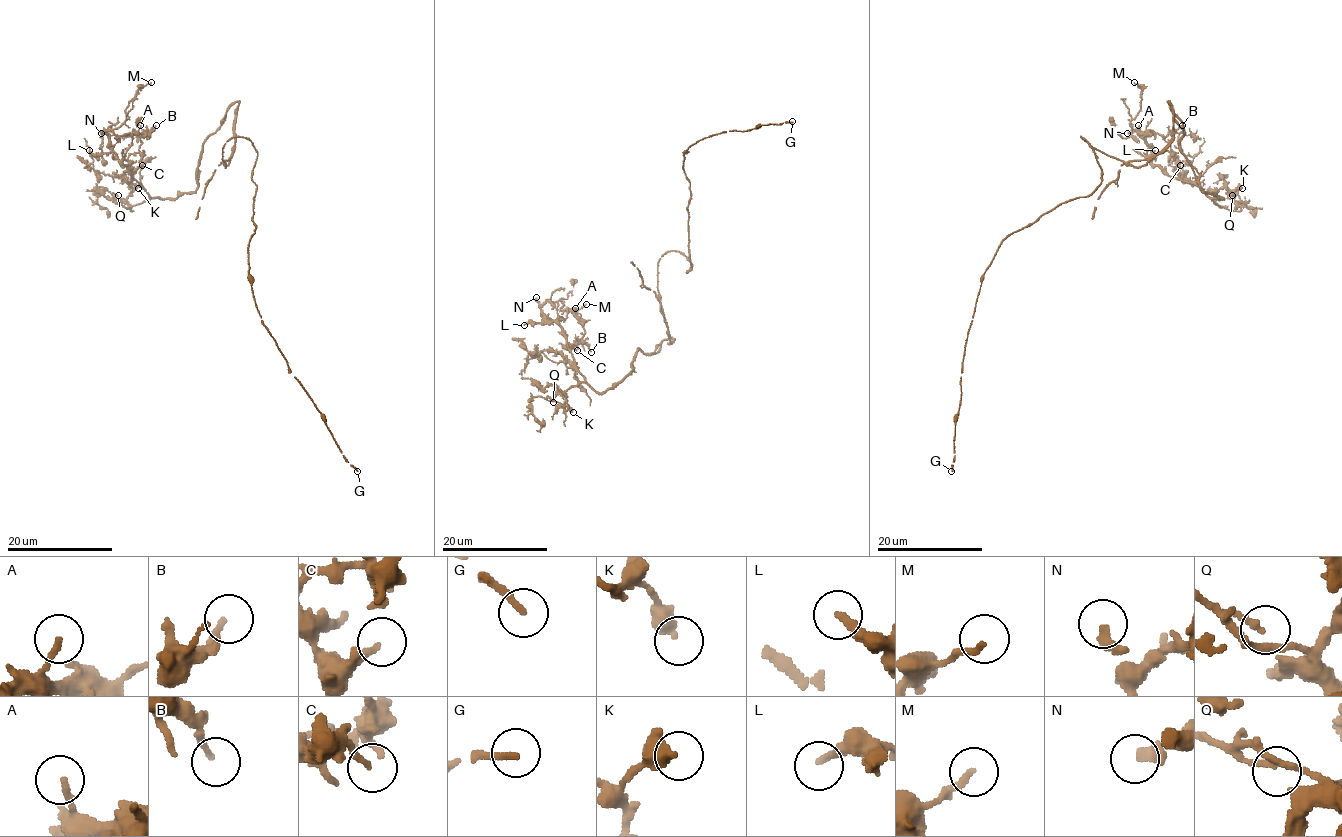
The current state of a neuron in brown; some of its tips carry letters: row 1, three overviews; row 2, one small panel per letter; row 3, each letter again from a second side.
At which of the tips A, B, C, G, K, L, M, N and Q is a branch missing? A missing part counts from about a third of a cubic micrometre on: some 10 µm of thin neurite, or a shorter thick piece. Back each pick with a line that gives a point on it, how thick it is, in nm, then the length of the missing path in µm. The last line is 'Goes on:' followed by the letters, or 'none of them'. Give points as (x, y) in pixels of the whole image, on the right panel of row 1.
G: at (951, 471); 180 nm thick; about 90 µm are missing
N: at (1127, 133); 400 nm thick; about 10 µm are missing
Goes on: G, N

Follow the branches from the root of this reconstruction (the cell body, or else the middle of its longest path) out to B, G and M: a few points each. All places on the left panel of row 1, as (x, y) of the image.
B: (222, 149), (225, 161), (237, 102), (202, 145), (197, 188), (152, 198), (123, 156), (156, 125)
G: (222, 149), (243, 136), (257, 153), (247, 262), (262, 324), (357, 471)
M: (222, 149), (225, 161), (237, 102), (202, 145), (197, 188), (152, 198), (106, 131), (151, 82)

